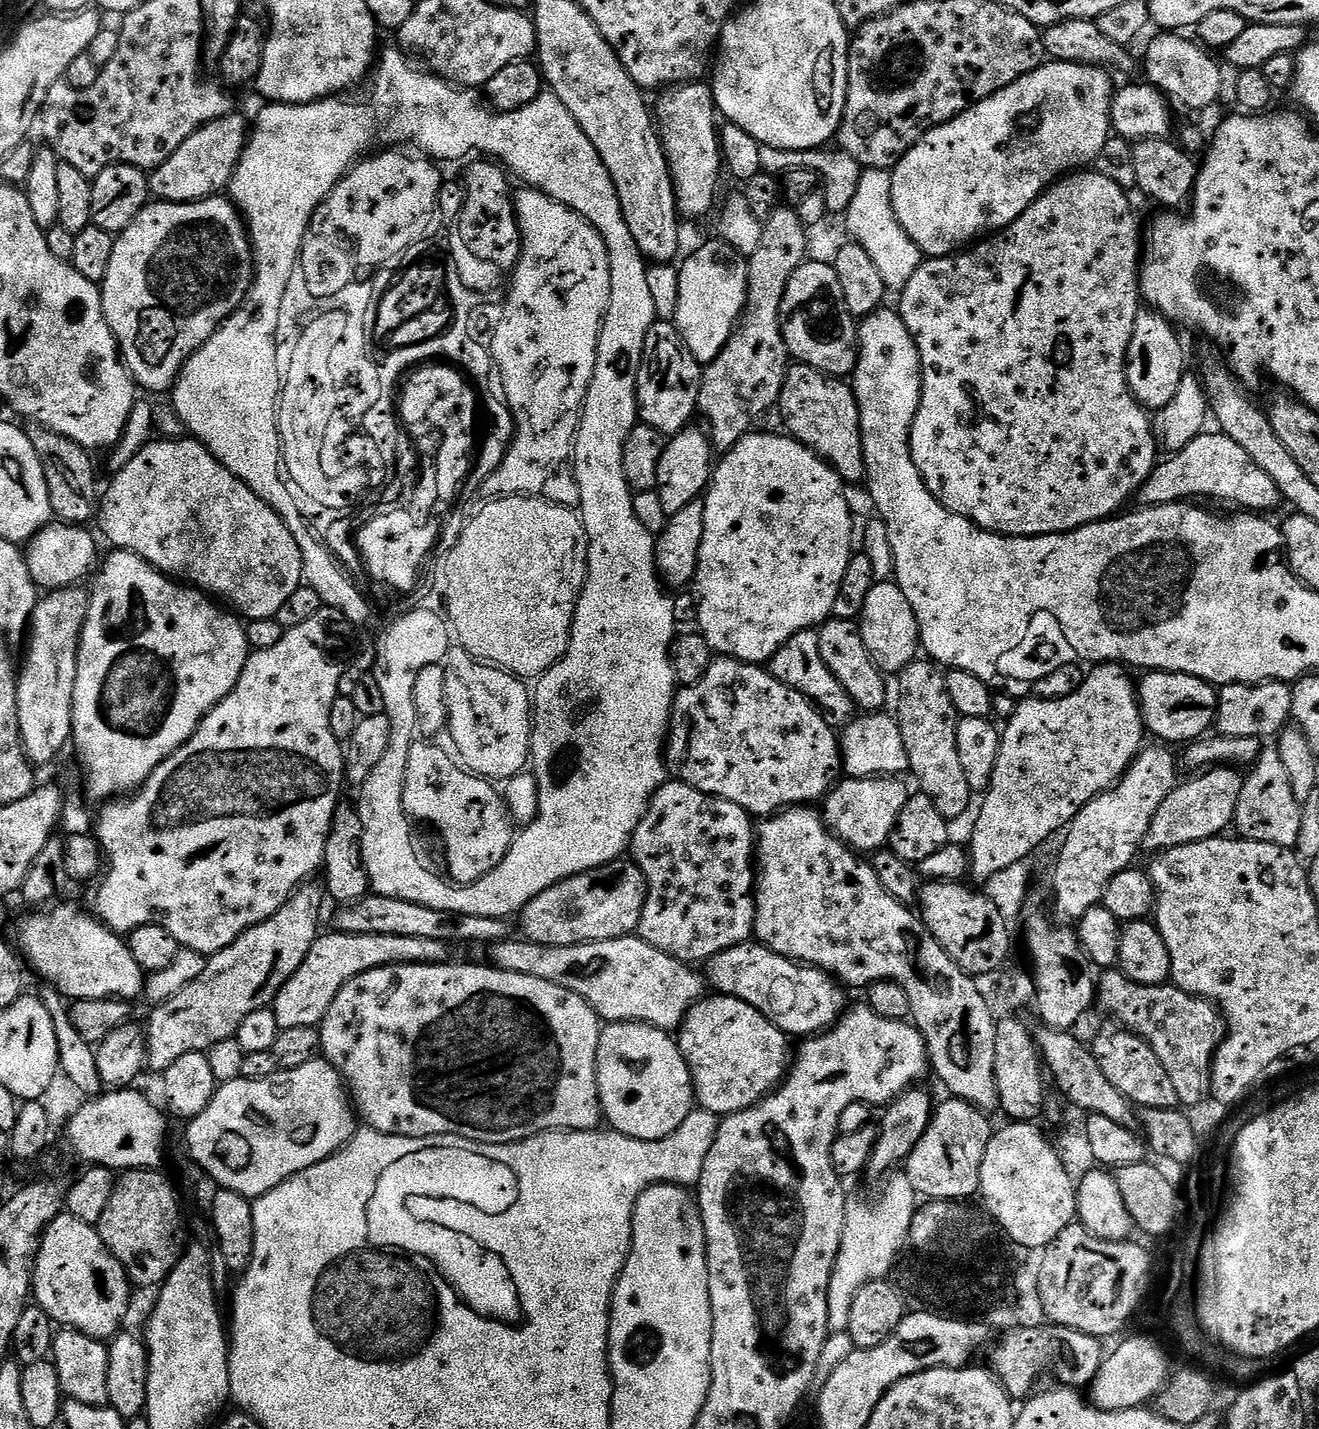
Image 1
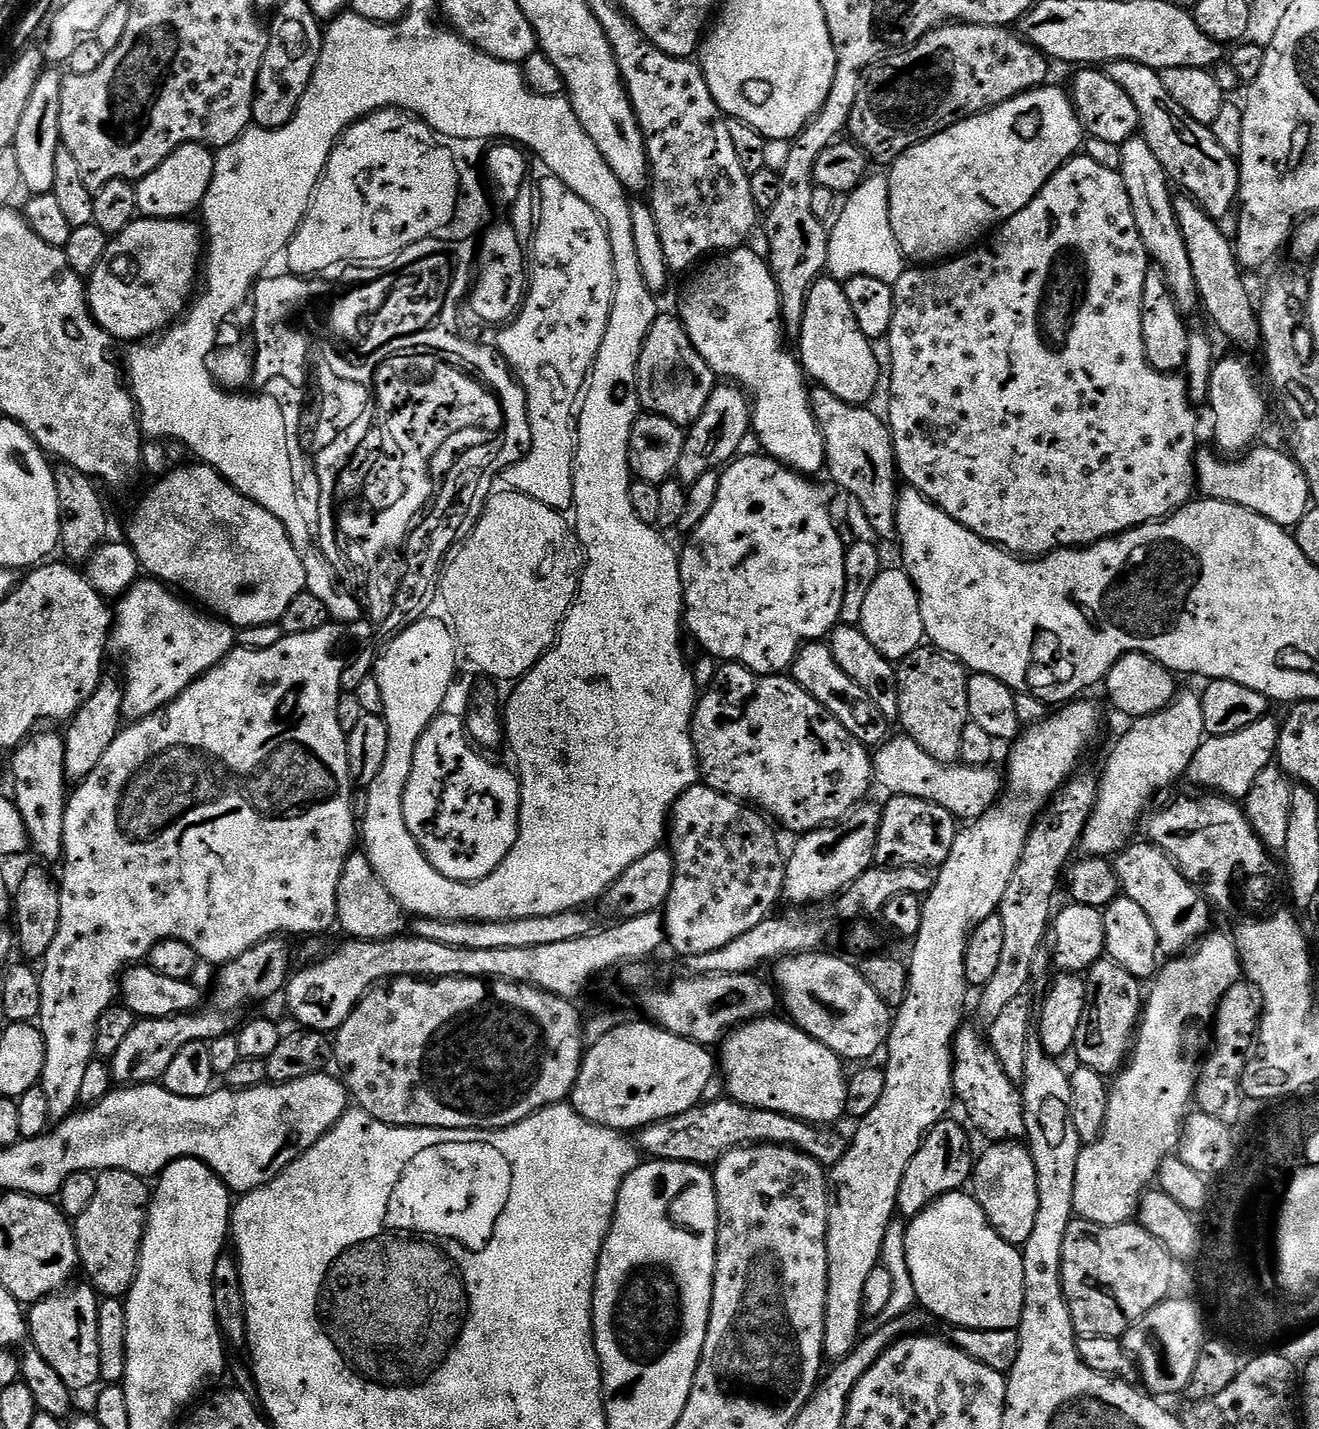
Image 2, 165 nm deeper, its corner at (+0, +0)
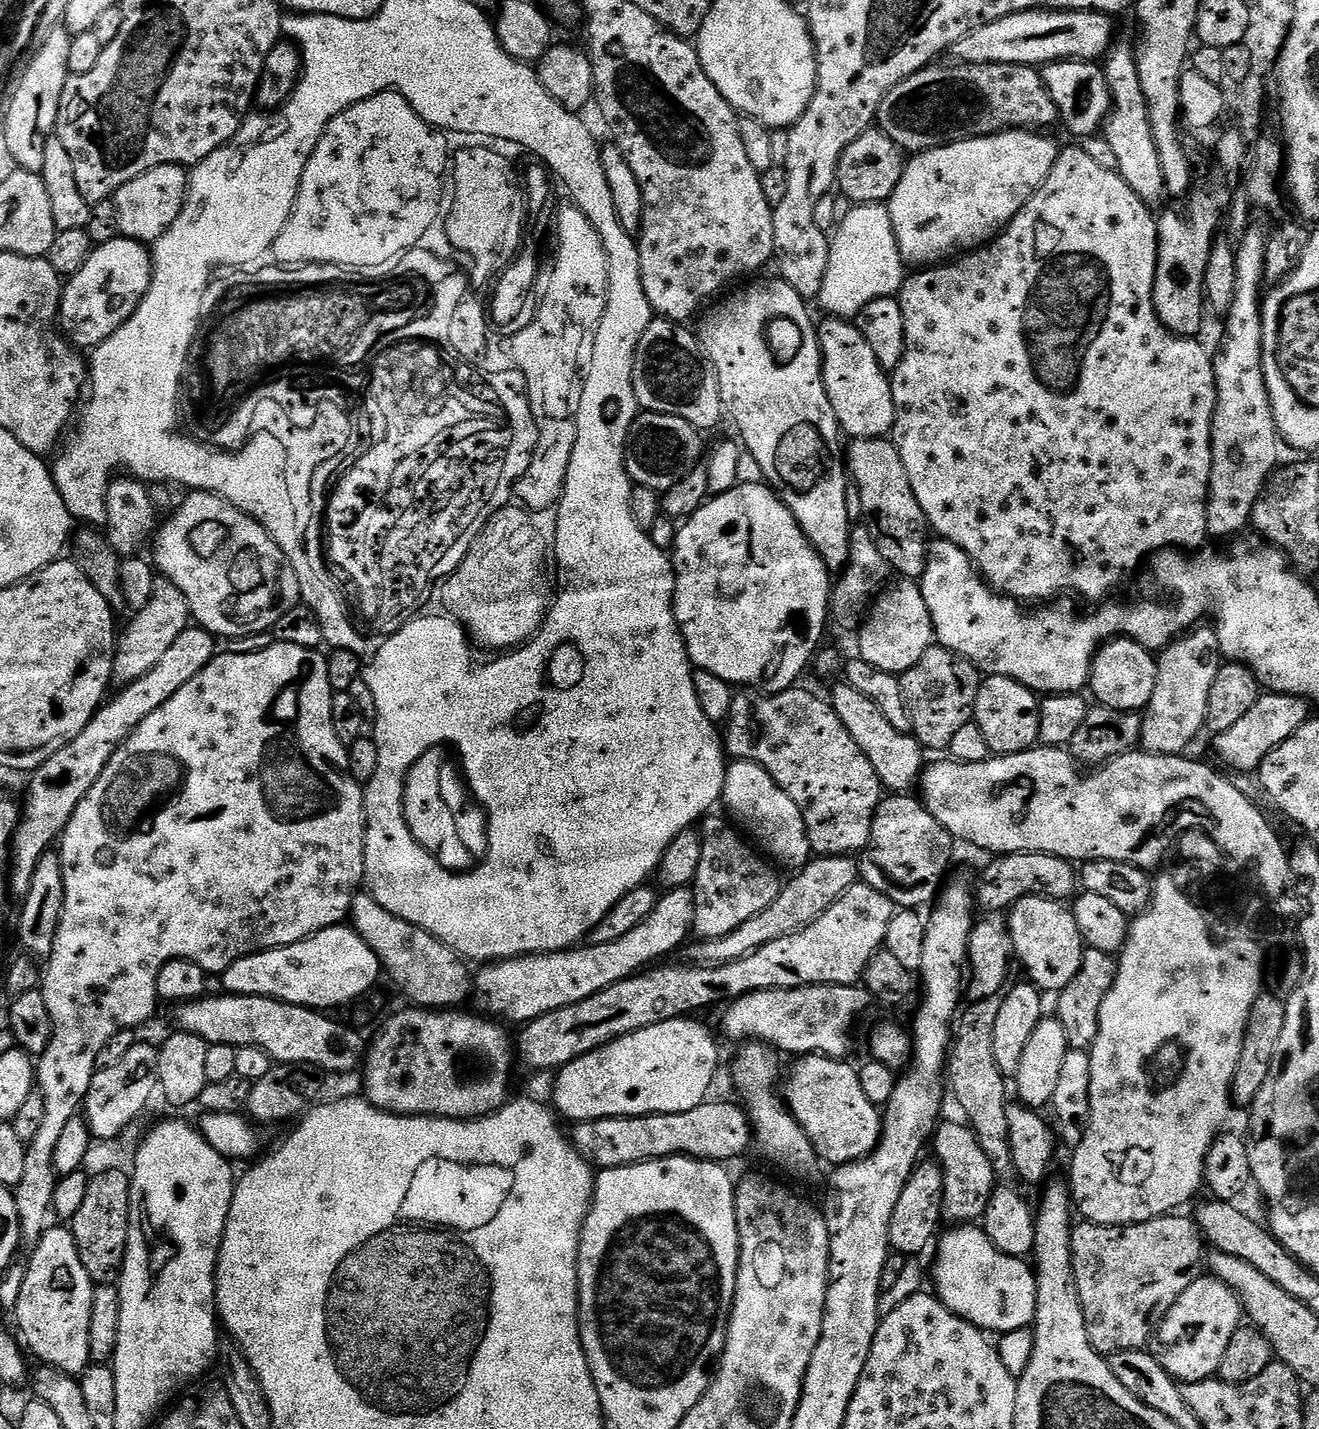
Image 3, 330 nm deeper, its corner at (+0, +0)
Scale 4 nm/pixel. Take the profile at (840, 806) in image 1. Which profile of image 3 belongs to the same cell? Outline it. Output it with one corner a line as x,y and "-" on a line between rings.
822,856
809,859
808,863
805,864
803,868
799,869
793,876
796,877
794,877
789,884
787,881
787,883
781,887
778,898
774,903
770,906
766,906
766,910
762,910
762,914
750,918
750,922
742,922
742,926
738,926
738,930
726,934
723,938
700,940
699,942
695,942
696,944
689,943
686,948
686,953
688,952
689,956
687,959
696,966
729,964
731,960
737,960
743,956
748,956
754,950
766,946
766,942
774,942
778,938
789,936
792,932
797,932
799,928
804,928
808,924
813,924
813,922
815,922
831,904
838,898
842,898
842,894
846,894
846,890
850,890
852,884
857,883
858,864
852,856

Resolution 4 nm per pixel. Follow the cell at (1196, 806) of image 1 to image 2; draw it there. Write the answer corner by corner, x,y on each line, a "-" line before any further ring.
1271,715
1262,717
1258,722
1246,726
1246,730
1238,730
1238,734
1225,736
1208,736
1204,745
1194,754
1194,762
1190,762
1186,773
1187,779
1201,784
1201,789
1212,794
1223,794
1229,800
1243,801
1250,794
1251,787
1258,774
1268,764
1276,760
1276,747
1280,741
1280,724
1272,721

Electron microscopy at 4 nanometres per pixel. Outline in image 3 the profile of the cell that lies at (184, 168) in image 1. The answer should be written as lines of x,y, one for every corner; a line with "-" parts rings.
163,164
154,166
154,170
146,170
146,174
138,174
126,186
117,190
114,197
118,210
118,226
120,236
129,240
139,240
145,246
155,245
158,238
174,226
174,218
182,214
184,199
188,196
190,176
179,164

